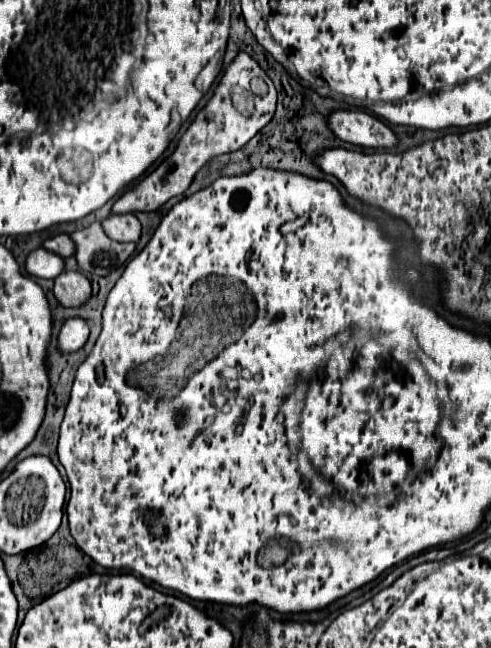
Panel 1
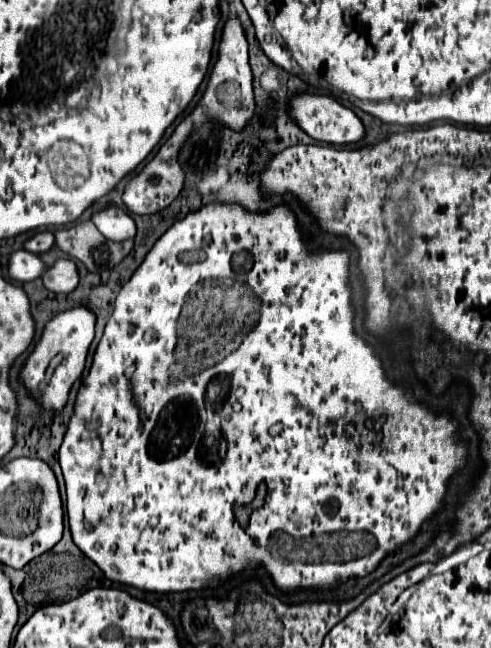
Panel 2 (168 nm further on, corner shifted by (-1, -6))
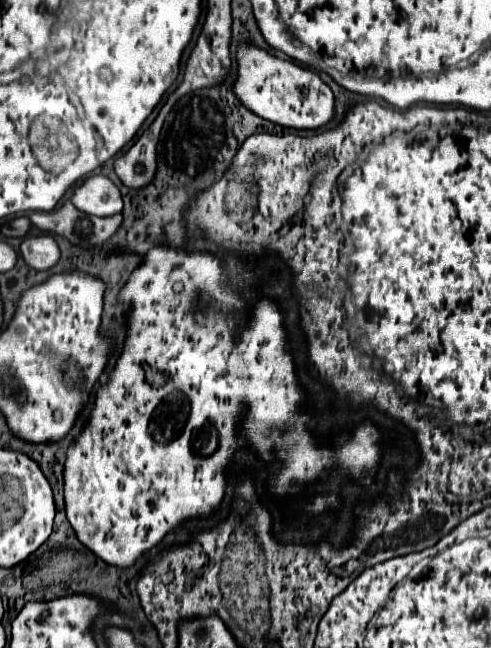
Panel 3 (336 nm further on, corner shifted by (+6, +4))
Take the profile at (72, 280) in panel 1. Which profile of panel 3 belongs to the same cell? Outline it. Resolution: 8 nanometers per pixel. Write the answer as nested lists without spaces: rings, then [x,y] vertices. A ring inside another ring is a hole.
[[[36,235],[36,237],[24,237],[20,245],[20,255],[26,261],[26,265],[38,271],[46,271],[58,263],[60,249],[52,235]]]

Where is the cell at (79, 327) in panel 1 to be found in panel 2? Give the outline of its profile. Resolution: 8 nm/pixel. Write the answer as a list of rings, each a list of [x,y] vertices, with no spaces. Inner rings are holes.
[[[75,307],[71,311],[63,311],[55,315],[43,329],[35,351],[25,361],[21,371],[21,381],[25,387],[33,391],[37,399],[45,403],[49,409],[61,409],[67,401],[71,385],[81,377],[85,367],[88,349],[95,337],[95,315],[85,307]]]

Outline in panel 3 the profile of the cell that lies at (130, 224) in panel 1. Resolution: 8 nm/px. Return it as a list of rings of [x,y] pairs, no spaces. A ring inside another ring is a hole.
[[[104,175],[88,177],[80,187],[74,189],[70,201],[80,211],[98,217],[106,217],[122,211],[120,189]]]

